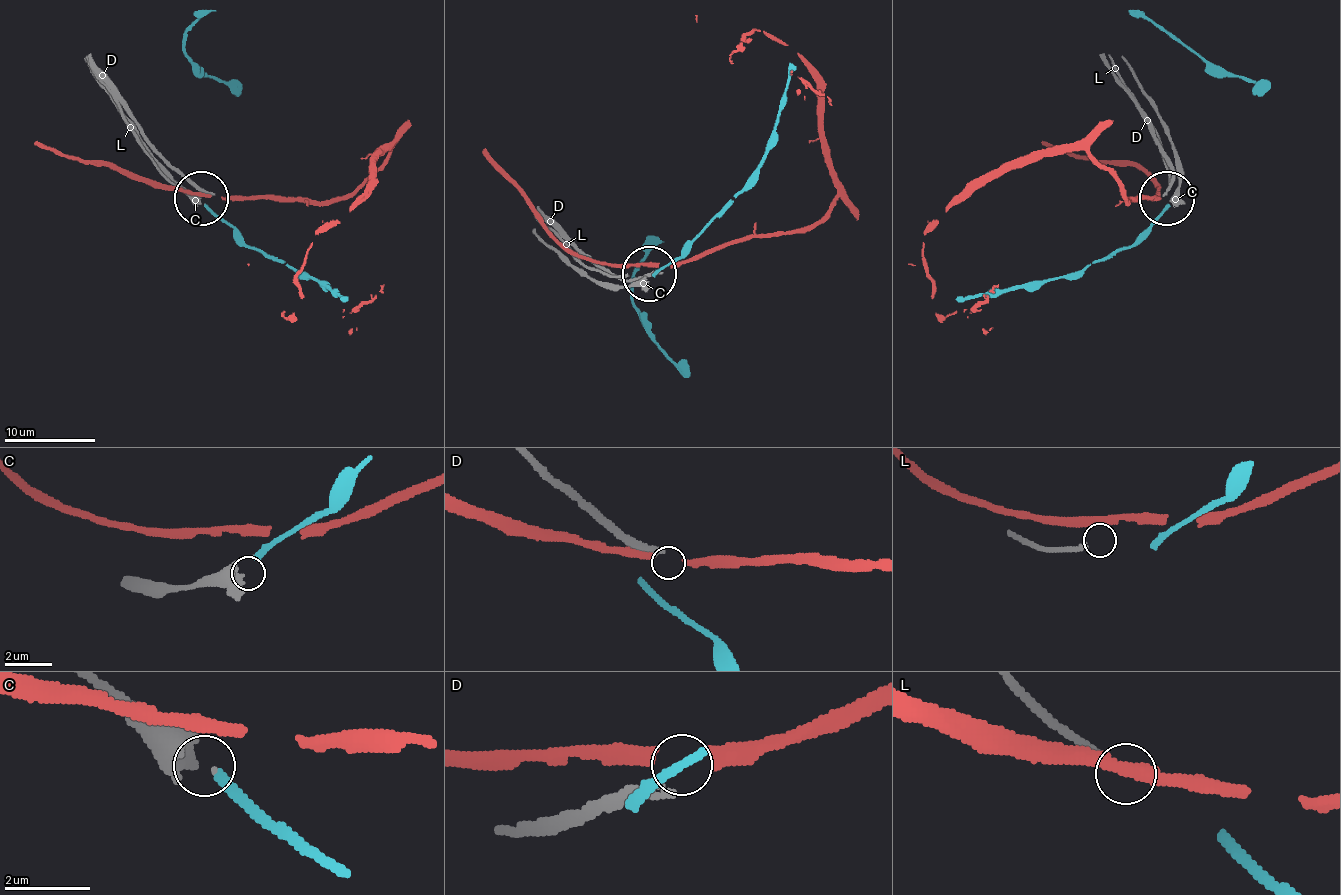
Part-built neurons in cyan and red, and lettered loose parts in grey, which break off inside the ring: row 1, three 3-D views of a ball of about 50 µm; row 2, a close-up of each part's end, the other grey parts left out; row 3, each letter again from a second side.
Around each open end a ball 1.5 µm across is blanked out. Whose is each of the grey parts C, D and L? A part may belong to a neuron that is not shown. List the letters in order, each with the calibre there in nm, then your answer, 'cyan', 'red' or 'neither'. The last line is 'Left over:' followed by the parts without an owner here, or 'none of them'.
C: 400 nm | cyan
D: 260 nm | neither
L: 170 nm | neither
Left over: D, L

